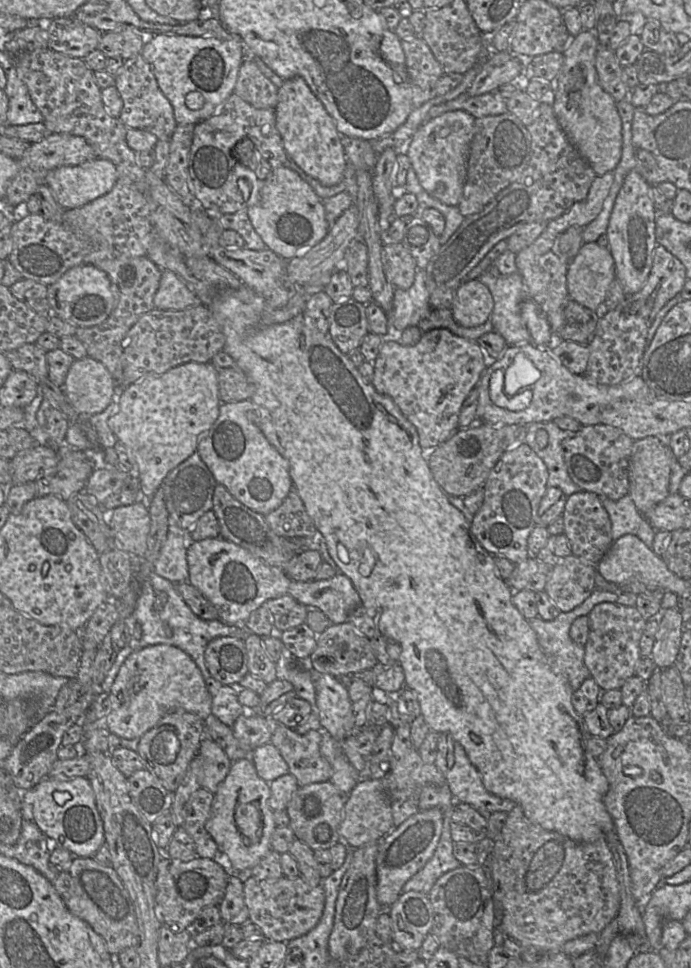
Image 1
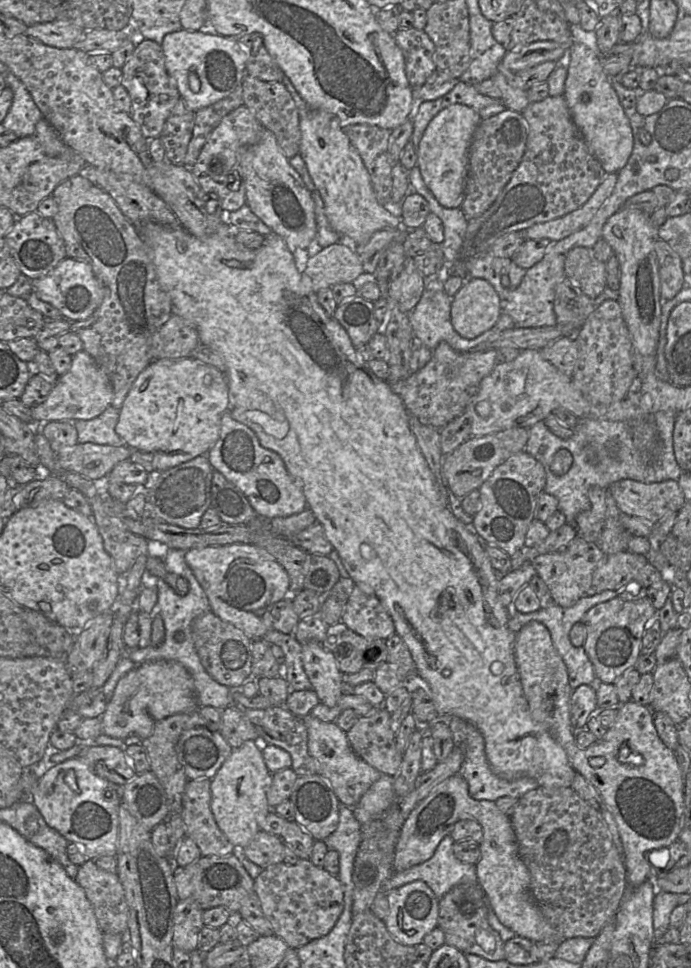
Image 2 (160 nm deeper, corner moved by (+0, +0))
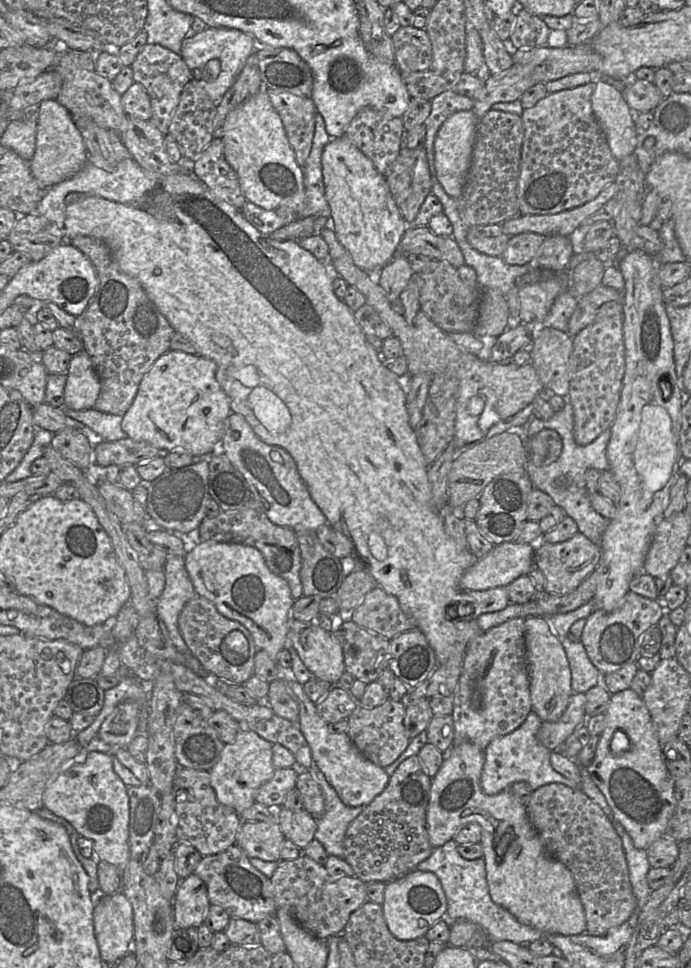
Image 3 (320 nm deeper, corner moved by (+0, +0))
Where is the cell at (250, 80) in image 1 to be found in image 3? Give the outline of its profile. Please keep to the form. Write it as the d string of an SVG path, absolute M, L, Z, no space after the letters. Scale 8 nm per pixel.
M265 88L262 89L266 90L273 108L281 118L287 140L294 153L296 163L300 167L303 167L312 147L316 115L314 102L310 97L301 97L290 92Z

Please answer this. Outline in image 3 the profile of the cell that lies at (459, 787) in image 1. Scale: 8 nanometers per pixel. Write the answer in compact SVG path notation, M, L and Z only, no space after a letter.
M531 711L516 730L495 737L487 745L484 750L485 762L480 777L480 786L486 795L495 795L508 790L513 783L519 781L527 782L532 790L549 783L561 783L573 789L580 789L579 785L559 774L551 766L551 751L537 739L541 723L542 721L537 714Z

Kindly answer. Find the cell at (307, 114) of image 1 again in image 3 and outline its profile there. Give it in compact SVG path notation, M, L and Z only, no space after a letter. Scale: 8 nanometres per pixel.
M346 137L331 138L323 149L321 164L325 197L338 241L358 268L365 272L381 270L398 254L399 243L409 224L404 220L385 177Z

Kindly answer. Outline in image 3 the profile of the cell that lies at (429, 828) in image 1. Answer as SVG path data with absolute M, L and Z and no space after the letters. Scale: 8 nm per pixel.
M465 742L451 746L444 752L444 759L432 778L426 823L429 841L433 848L443 846L469 823L478 823L482 828L481 846L486 867L489 895L494 903L510 912L520 923L547 934L564 936L579 935L586 931L586 917L571 871L560 861L549 856L533 828L525 804L517 801L509 790L495 795L486 795L480 786L480 777L485 762L484 750Z

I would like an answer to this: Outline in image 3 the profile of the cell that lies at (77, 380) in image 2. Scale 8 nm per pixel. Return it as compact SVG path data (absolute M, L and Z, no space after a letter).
M82 349L72 356L66 375L63 408L93 408L100 393L100 381L86 351Z

